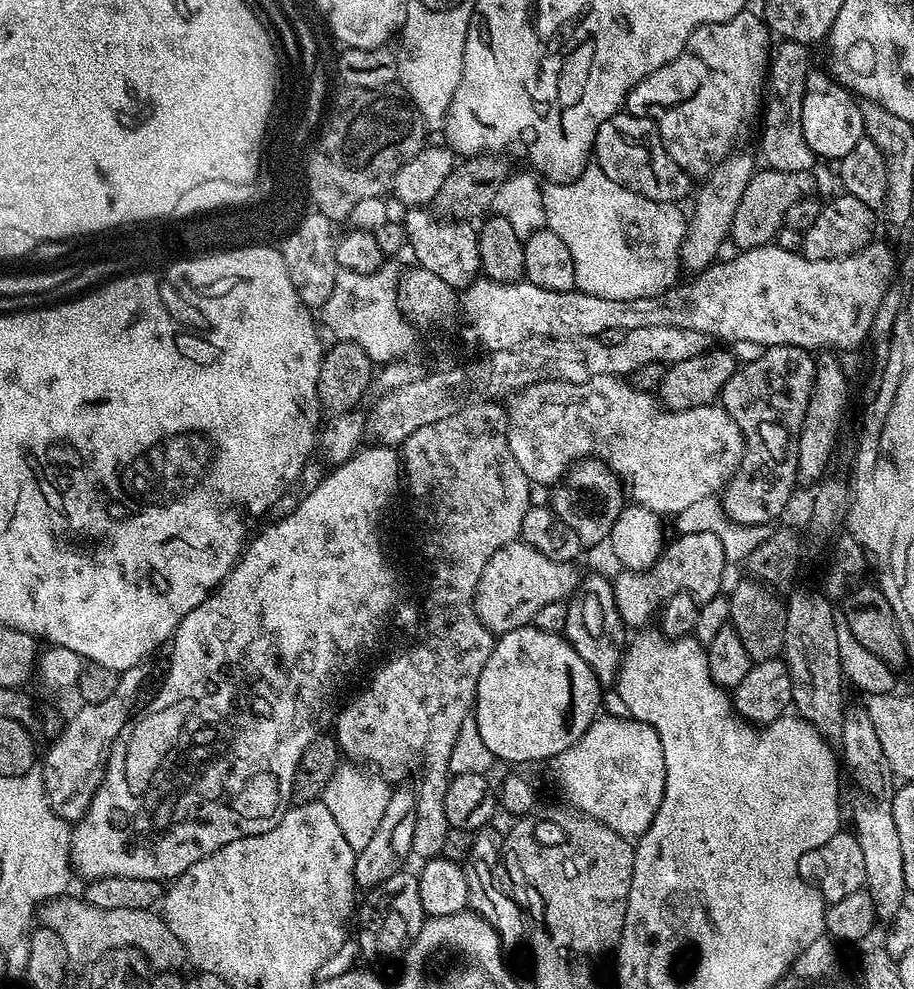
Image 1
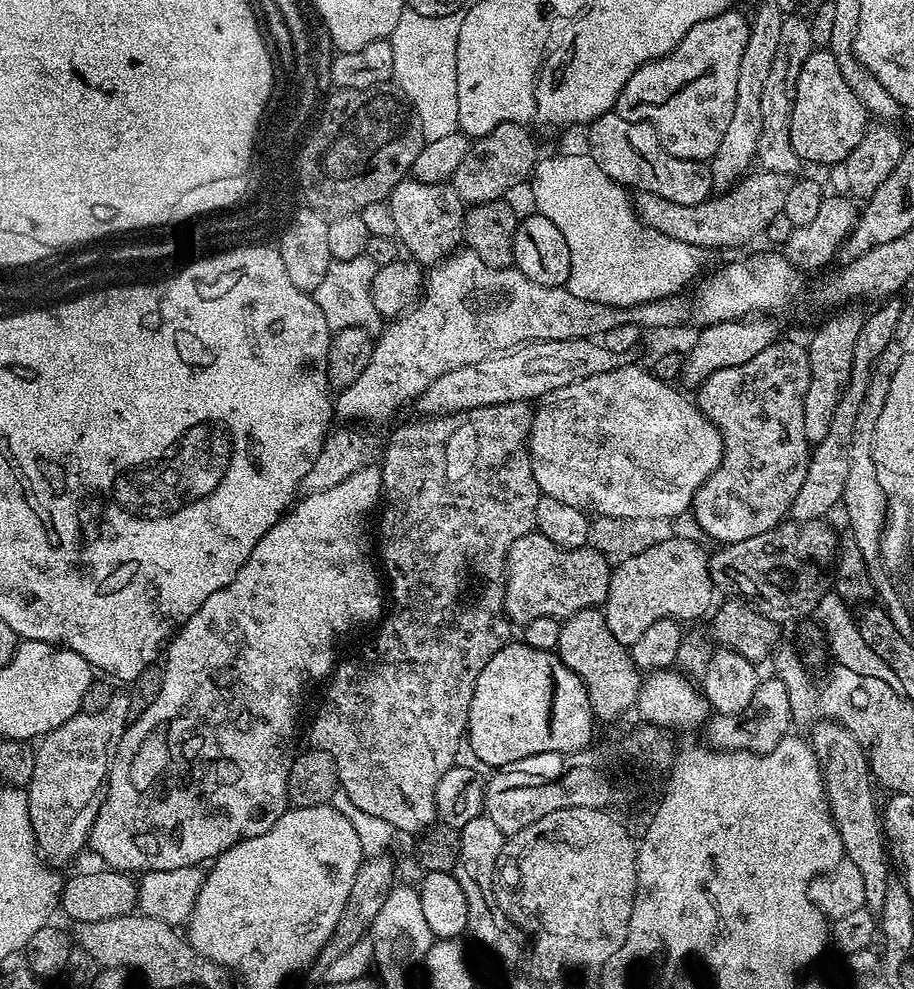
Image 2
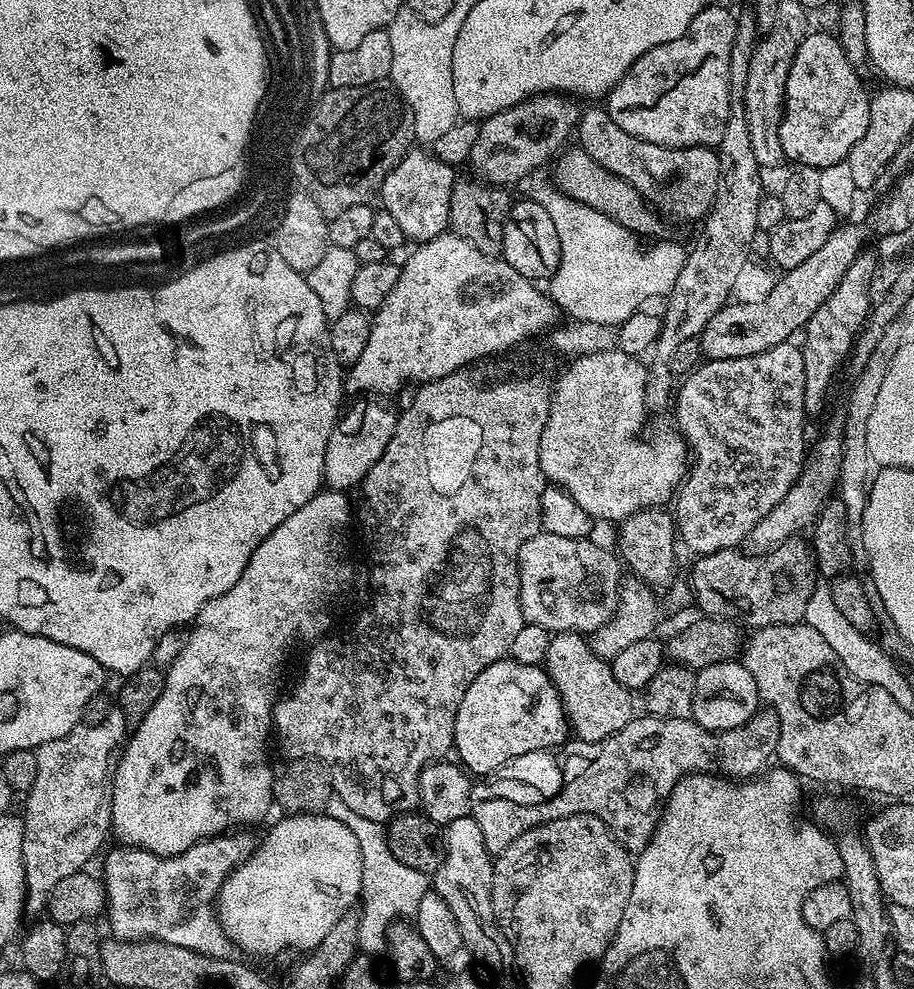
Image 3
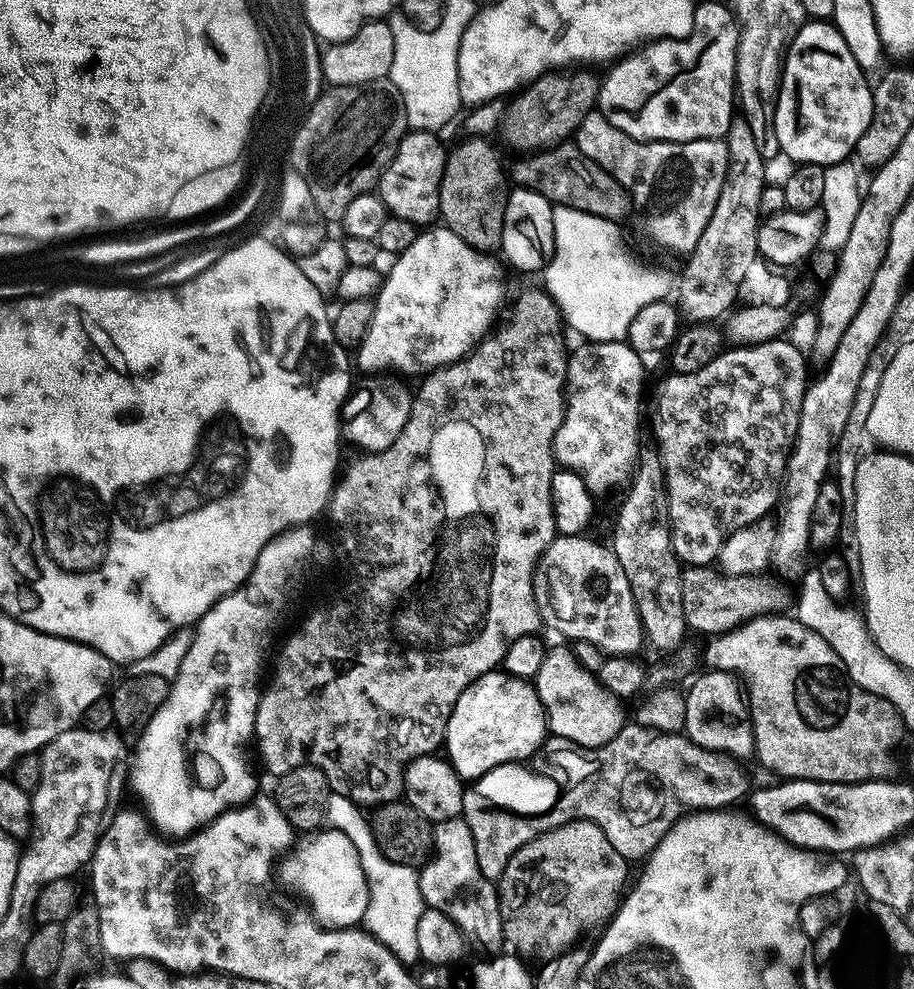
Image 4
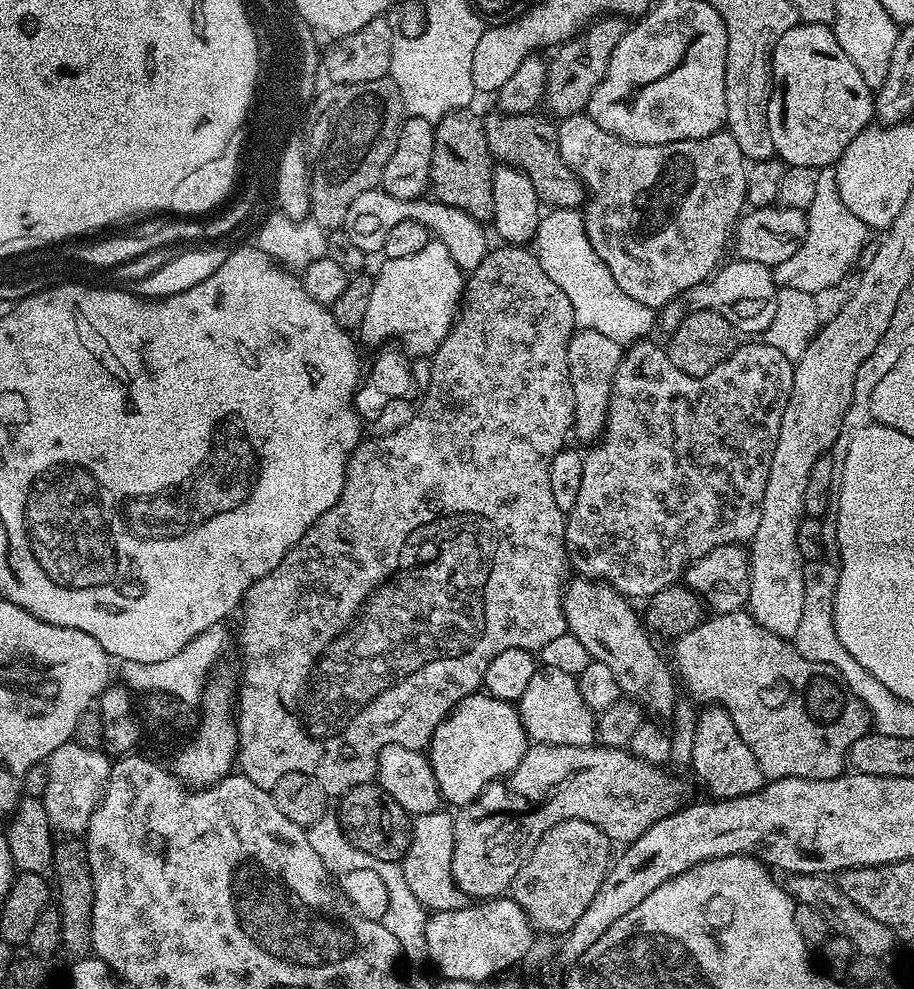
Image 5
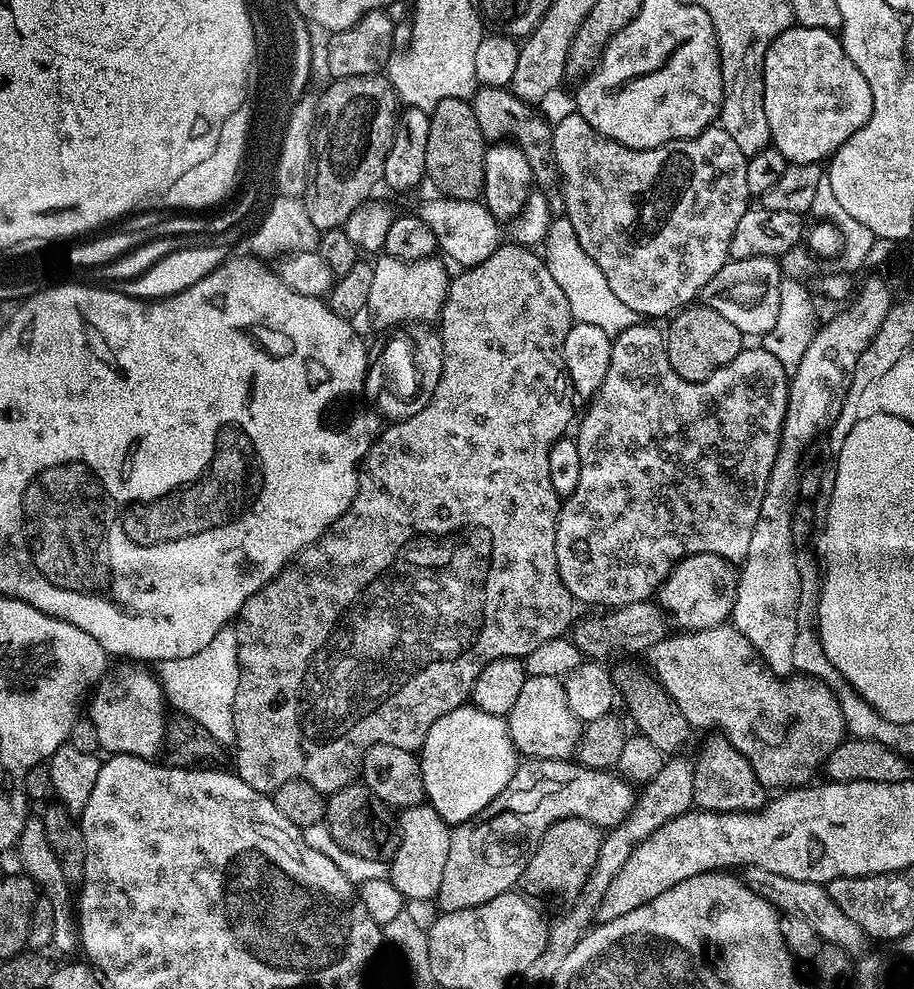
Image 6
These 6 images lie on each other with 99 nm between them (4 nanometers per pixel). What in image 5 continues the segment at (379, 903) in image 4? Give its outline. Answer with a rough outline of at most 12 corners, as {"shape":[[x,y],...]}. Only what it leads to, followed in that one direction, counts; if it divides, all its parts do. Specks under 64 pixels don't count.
{"shape":[[325,814],[306,831],[333,873],[374,870],[386,882],[382,921],[402,948],[426,948],[426,909],[399,863],[379,860]]}

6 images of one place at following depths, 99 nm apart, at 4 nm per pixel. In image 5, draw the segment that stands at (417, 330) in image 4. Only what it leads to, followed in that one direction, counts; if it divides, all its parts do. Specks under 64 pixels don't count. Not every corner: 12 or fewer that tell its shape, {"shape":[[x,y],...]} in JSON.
{"shape":[[442,241],[384,260],[358,329],[431,357],[456,322],[465,273]]}

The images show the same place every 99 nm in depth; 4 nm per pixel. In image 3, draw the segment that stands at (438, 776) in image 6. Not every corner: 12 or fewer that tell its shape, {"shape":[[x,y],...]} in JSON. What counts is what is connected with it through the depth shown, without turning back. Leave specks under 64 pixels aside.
{"shape":[[485,663],[454,752],[484,778],[570,736],[539,664]]}

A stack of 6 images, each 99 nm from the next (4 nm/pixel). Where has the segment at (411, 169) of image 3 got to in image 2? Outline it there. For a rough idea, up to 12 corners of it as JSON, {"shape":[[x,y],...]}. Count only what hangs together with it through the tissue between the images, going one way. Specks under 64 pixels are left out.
{"shape":[[405,178],[386,203],[417,264],[461,247],[466,205],[451,183]]}

